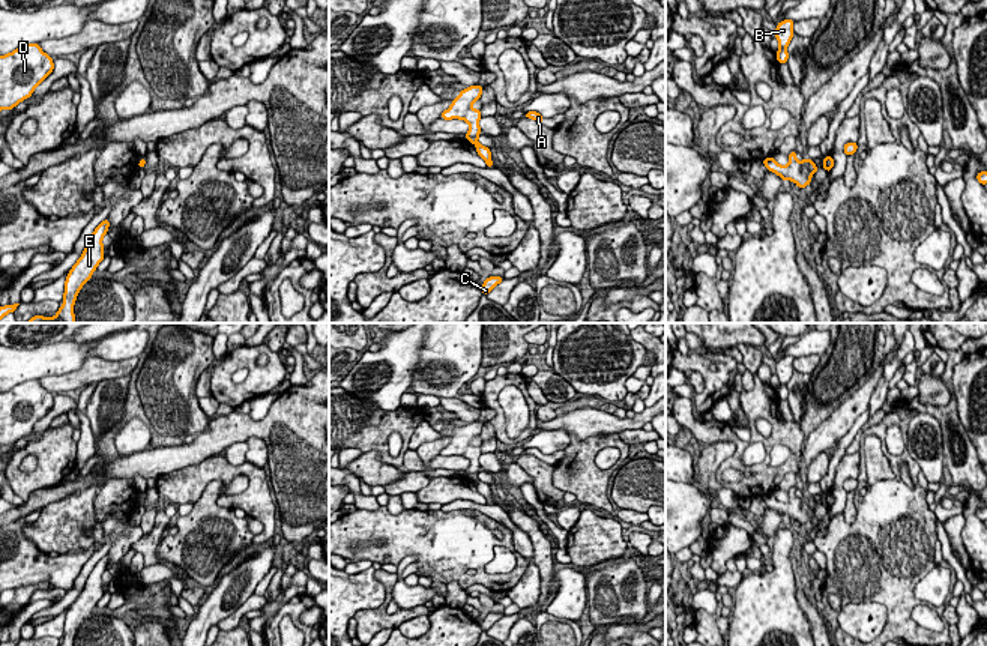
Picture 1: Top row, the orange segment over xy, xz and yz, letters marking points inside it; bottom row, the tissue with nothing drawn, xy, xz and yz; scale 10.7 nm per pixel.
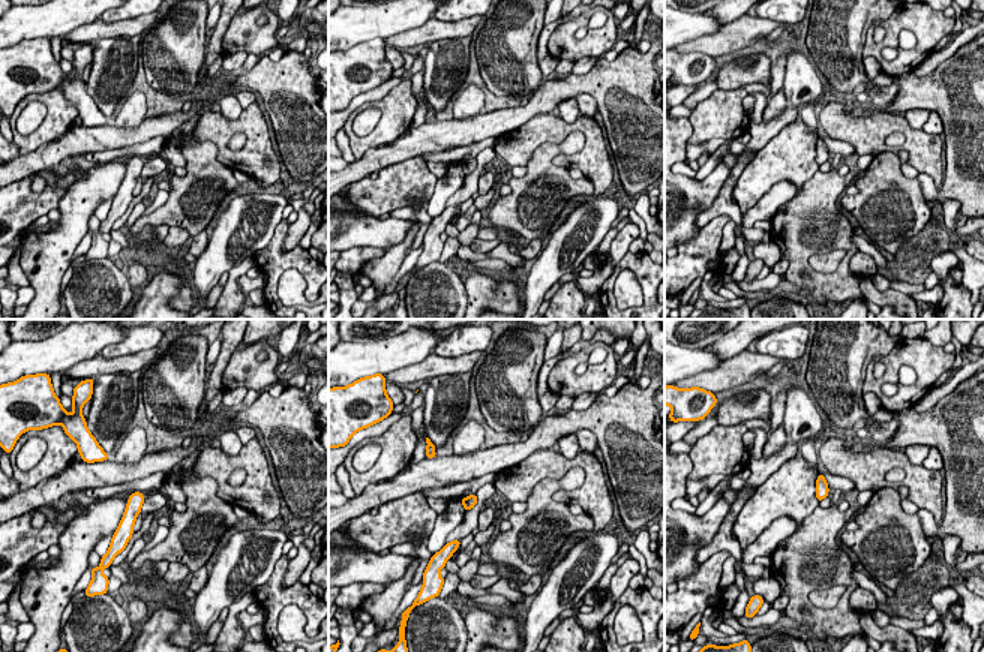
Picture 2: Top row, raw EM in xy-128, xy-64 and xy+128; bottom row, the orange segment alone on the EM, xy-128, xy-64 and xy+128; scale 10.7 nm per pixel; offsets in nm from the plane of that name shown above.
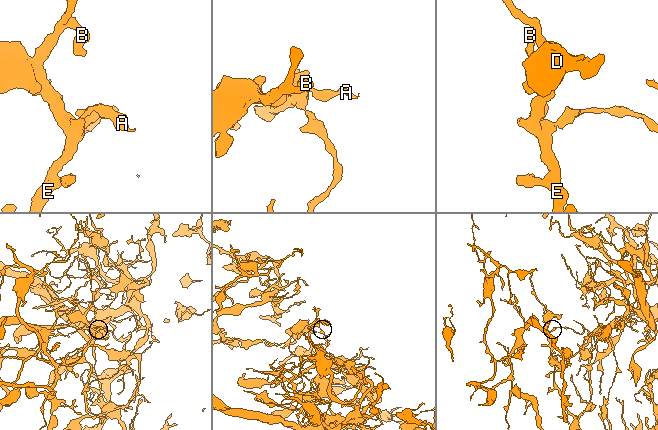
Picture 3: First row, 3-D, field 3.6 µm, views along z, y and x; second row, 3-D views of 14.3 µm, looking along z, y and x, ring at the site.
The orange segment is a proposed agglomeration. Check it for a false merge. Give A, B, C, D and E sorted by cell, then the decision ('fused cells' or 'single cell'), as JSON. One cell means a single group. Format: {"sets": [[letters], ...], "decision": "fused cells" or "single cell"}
{"sets": [["A", "B", "D", "E"], ["C"]], "decision": "fused cells"}

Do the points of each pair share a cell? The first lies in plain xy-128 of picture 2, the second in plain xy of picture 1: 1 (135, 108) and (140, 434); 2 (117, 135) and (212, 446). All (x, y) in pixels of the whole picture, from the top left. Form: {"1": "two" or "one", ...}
{"1": "one", "2": "one"}

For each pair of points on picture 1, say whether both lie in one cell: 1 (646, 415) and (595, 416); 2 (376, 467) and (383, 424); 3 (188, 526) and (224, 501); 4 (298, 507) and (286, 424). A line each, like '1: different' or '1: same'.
1: same
2: different
3: different
4: same

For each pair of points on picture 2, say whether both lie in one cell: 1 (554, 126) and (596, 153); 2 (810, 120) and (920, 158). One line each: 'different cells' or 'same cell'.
1: same cell
2: different cells

